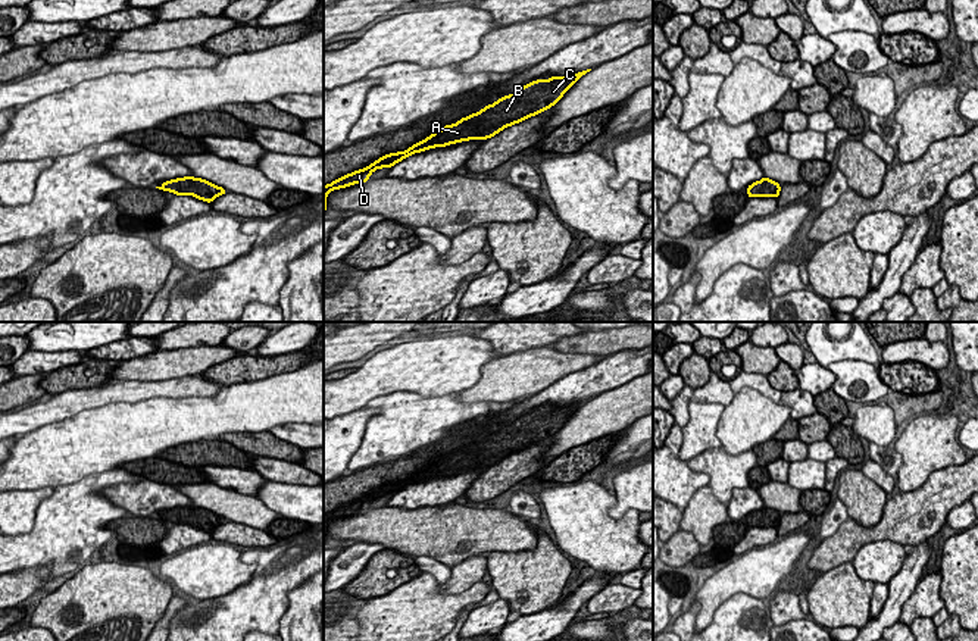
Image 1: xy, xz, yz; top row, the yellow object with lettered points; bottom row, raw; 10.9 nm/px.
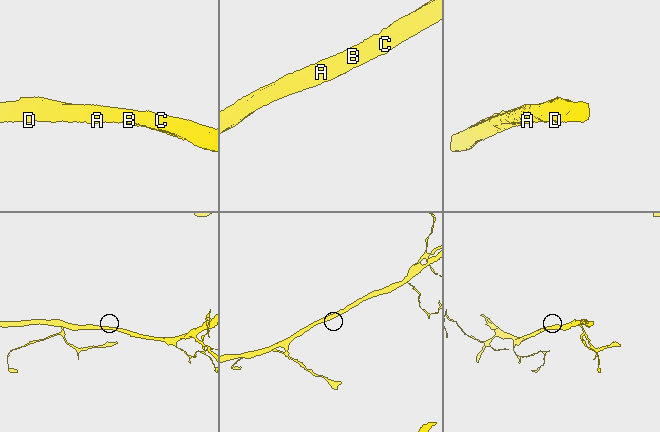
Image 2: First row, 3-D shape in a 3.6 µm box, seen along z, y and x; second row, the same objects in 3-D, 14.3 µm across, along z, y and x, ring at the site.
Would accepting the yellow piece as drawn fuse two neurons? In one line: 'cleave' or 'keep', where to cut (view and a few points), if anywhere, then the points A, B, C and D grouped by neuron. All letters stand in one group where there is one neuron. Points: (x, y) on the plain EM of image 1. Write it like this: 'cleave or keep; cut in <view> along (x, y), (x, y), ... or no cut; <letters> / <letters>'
keep; no cut; A B C D

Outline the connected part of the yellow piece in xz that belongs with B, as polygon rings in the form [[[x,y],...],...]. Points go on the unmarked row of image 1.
[[[591,398],[568,406],[550,406],[535,409],[522,415],[516,422],[507,423],[479,441],[459,448],[456,453],[444,454],[425,469],[410,475],[404,481],[388,482],[363,498],[343,504],[331,513],[324,515],[324,542],[328,540],[326,526],[331,520],[365,513],[376,498],[397,494],[403,488],[435,476],[449,476],[469,469],[488,469],[504,457],[516,454],[553,437],[565,422]]]

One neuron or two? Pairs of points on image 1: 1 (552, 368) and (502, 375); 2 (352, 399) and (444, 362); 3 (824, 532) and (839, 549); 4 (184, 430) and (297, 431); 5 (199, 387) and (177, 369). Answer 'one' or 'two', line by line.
1: one
2: one
3: two
4: two
5: two

